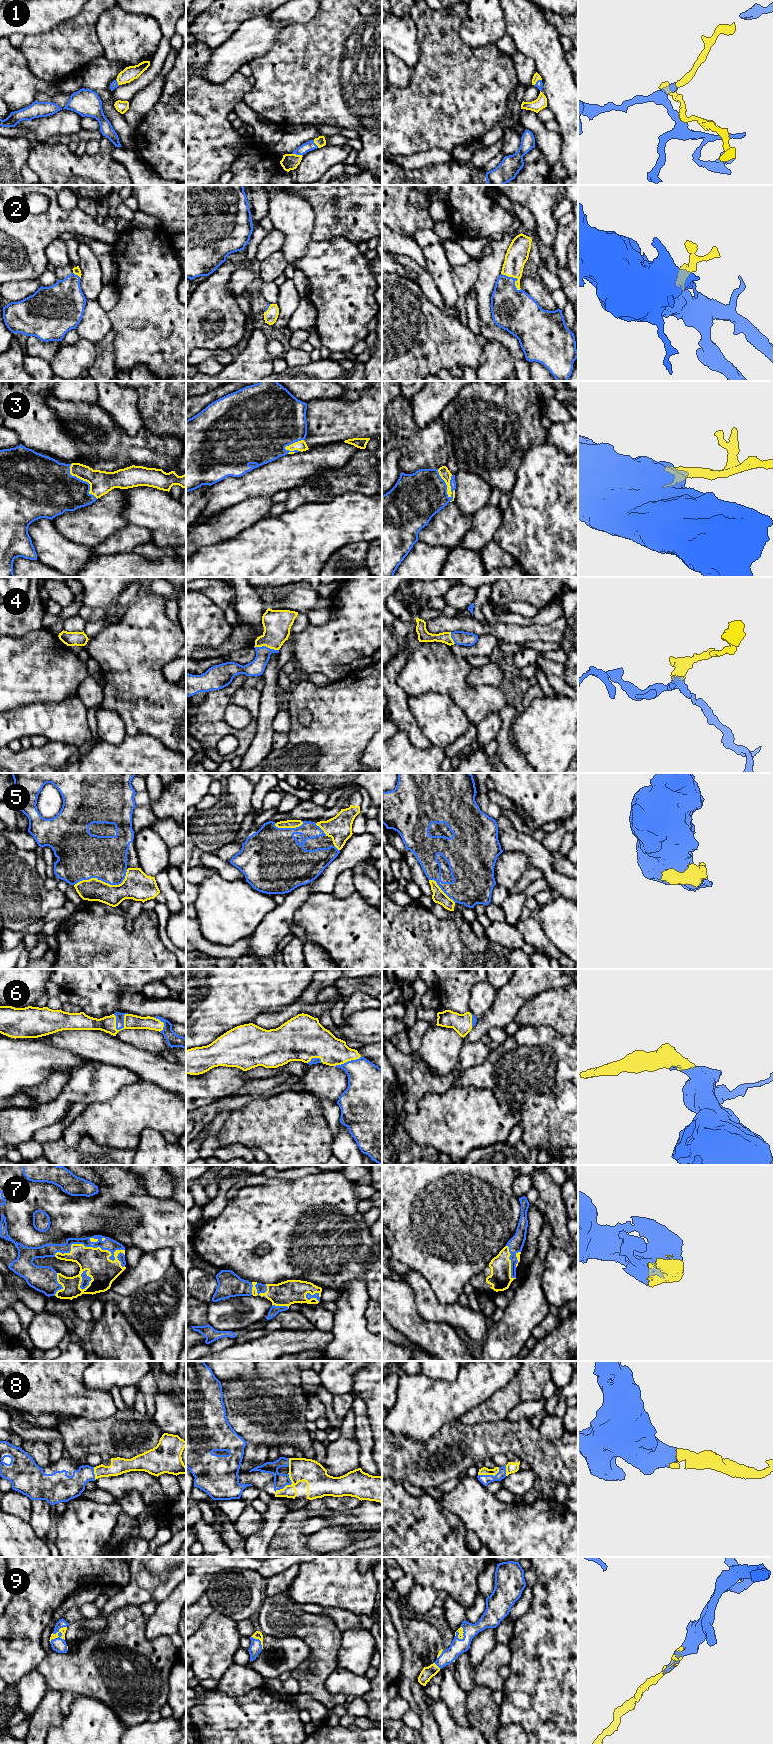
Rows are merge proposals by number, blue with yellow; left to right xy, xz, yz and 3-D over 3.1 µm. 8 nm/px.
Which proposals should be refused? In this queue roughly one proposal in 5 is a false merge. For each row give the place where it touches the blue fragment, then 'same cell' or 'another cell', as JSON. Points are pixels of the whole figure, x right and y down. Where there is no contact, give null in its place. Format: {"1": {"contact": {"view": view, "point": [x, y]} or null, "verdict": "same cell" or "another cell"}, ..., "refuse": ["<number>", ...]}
{"1": {"contact": {"view": "xz", "point": [297, 154]}, "verdict": "same cell"}, "2": {"contact": {"view": "yz", "point": [515, 278]}, "verdict": "same cell"}, "3": {"contact": {"view": "yz", "point": [446, 486]}, "verdict": "same cell"}, "4": {"contact": {"view": "xz", "point": [265, 646]}, "verdict": "same cell"}, "5": {"contact": {"view": "xy", "point": [104, 881]}, "verdict": "same cell"}, "6": {"contact": {"view": "xy", "point": [123, 1022]}, "verdict": "same cell"}, "7": {"contact": {"view": "xy", "point": [88, 1246]}, "verdict": "same cell"}, "8": {"contact": {"view": "xz", "point": [288, 1484]}, "verdict": "same cell"}, "9": {"contact": {"view": "xy", "point": [58, 1634]}, "verdict": "same cell"}, "refuse": []}

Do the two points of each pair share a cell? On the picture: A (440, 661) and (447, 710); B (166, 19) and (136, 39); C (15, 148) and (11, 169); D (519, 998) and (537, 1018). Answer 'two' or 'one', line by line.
A: two
B: two
C: one
D: two

